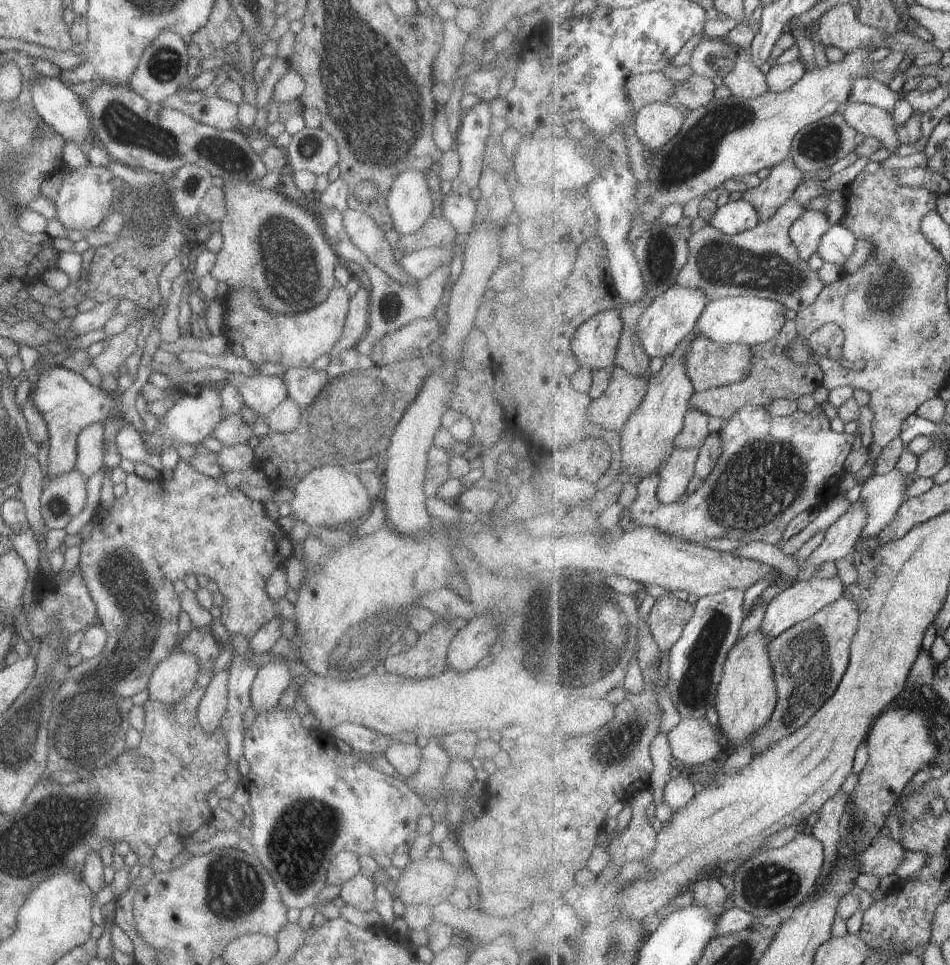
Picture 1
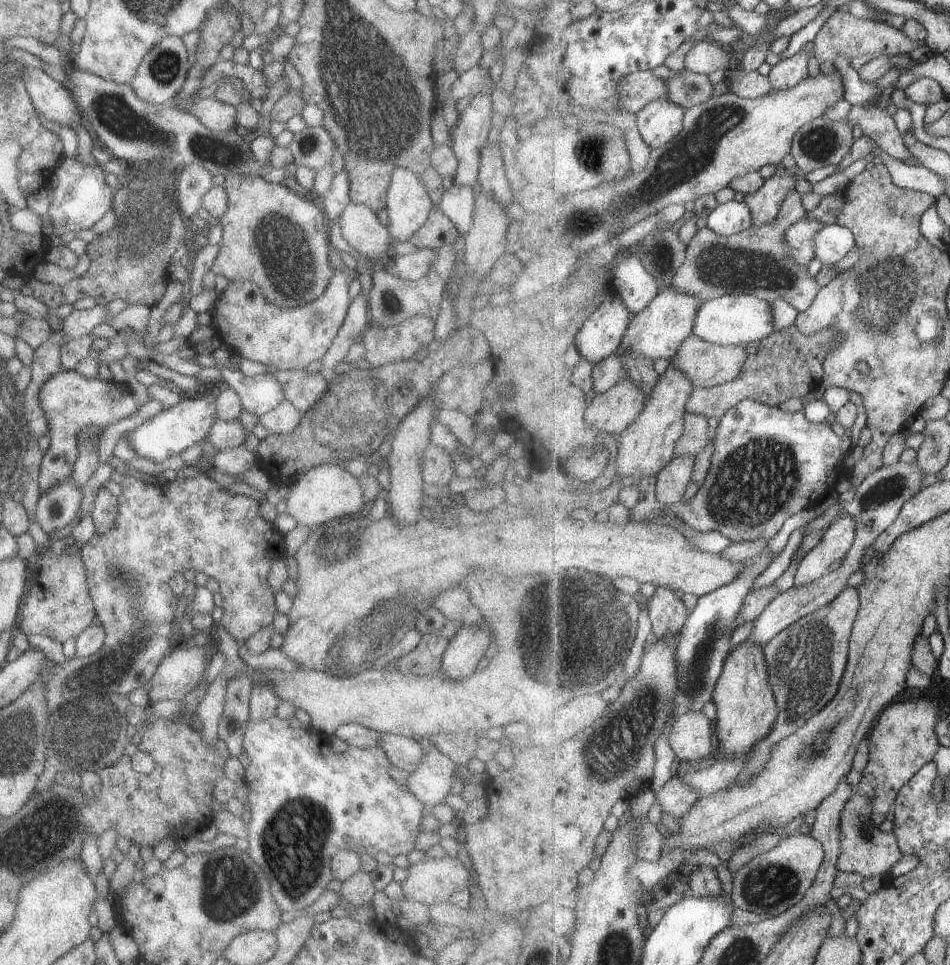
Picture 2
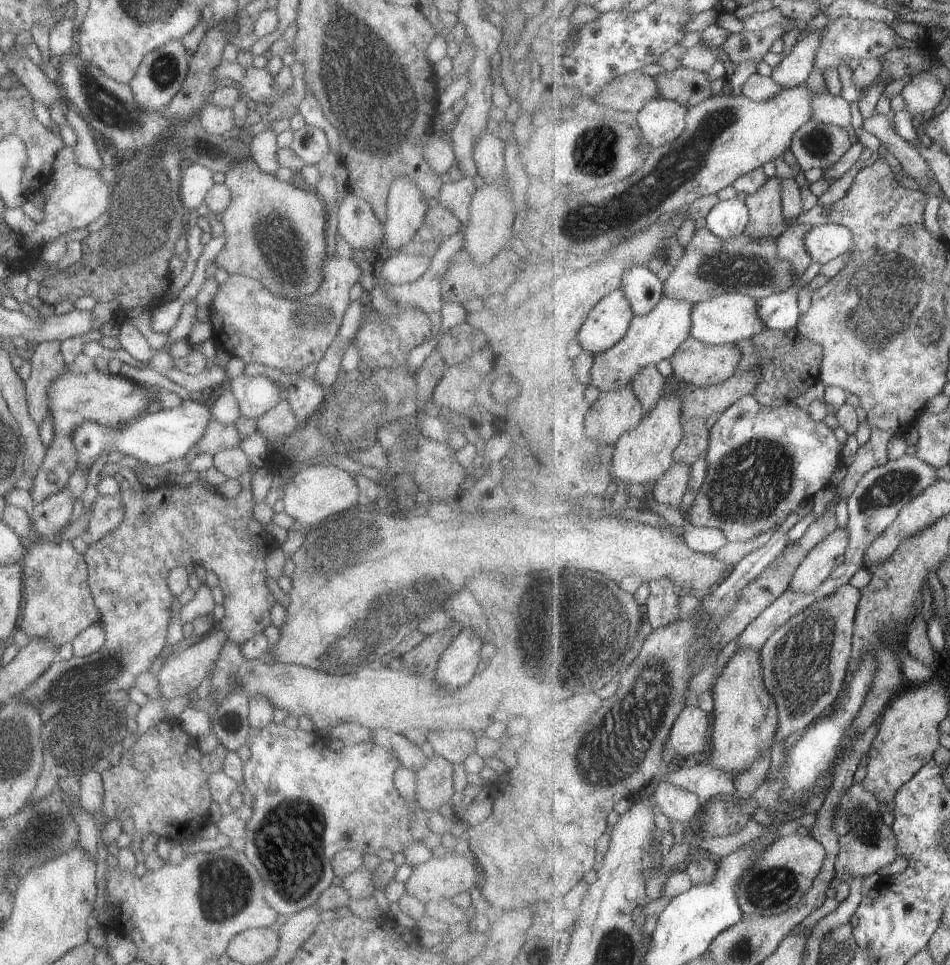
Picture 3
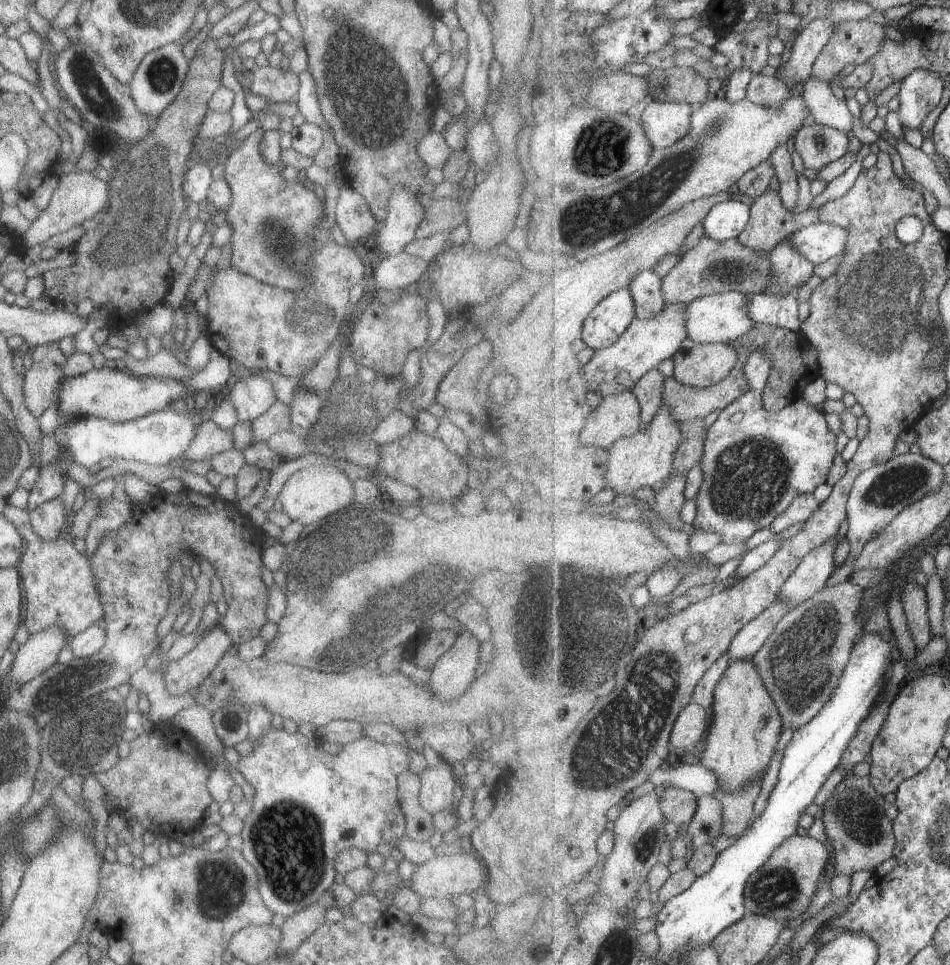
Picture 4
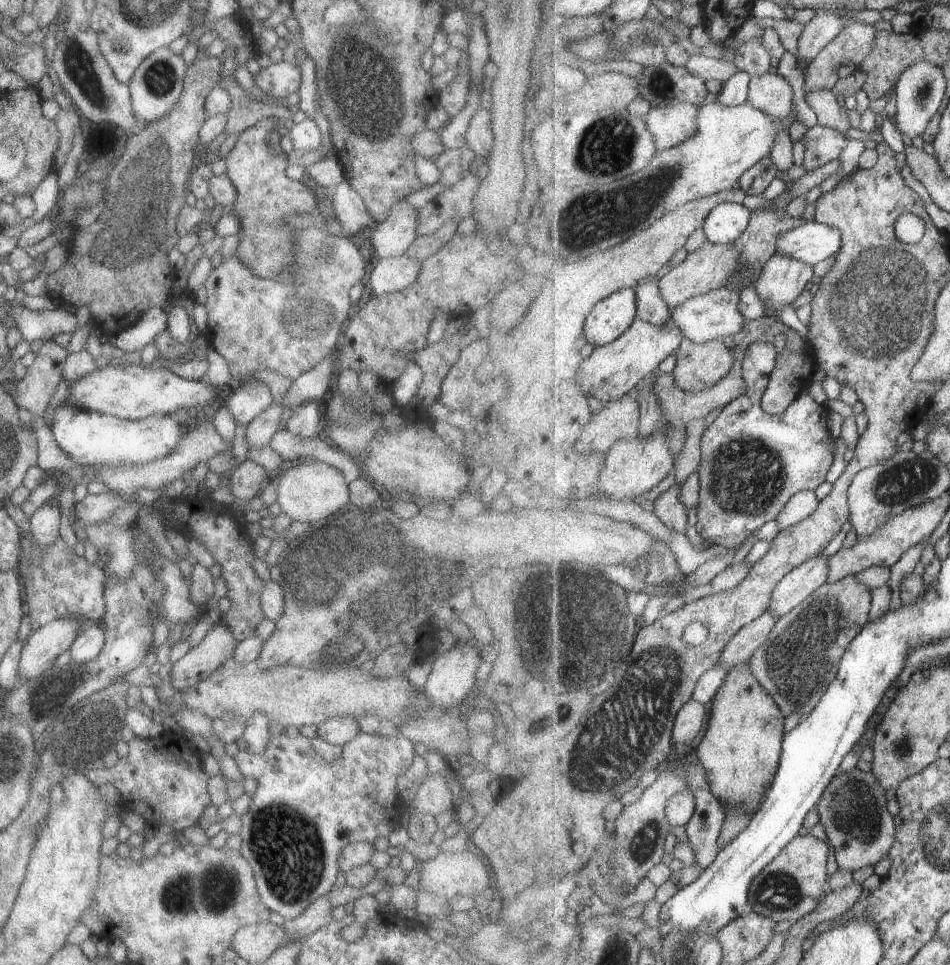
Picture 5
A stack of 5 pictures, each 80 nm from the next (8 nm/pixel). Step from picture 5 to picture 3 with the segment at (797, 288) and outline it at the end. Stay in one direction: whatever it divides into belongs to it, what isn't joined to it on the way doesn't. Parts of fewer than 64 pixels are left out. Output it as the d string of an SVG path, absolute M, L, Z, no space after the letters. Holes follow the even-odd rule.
M793 224L789 230L778 238L777 254L783 262L791 262L797 276L805 274L805 270L814 263L807 246L805 246L805 234L811 230L811 224Z

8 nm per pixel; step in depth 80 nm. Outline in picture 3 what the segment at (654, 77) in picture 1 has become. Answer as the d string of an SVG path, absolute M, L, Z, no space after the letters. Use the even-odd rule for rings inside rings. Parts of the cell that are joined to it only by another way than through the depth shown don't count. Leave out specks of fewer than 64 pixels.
M643 72L625 74L611 80L599 92L599 104L615 111L639 113L649 102L660 98L661 90L651 76Z

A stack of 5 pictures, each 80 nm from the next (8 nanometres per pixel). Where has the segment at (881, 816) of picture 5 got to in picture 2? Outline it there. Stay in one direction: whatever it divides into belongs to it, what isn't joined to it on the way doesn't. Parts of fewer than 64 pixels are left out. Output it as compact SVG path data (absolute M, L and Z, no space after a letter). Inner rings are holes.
M855 792L854 796L847 802L845 810L843 810L843 817L841 820L841 856L839 856L839 863L837 864L840 871L845 873L857 872L863 877L880 876L882 879L889 878L889 870L901 862L903 858L902 851L899 848L897 836L892 832L884 832L879 829L879 824L874 818L874 803L871 798L867 798L865 794L858 794Z

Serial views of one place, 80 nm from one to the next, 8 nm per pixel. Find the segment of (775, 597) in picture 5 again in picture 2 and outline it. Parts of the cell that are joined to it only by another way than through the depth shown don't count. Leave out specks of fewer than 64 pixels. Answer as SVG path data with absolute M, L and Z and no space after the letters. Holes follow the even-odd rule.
M844 514L835 519L825 530L822 540L798 564L795 582L809 586L818 578L829 574L834 560L845 560L856 539L856 520Z

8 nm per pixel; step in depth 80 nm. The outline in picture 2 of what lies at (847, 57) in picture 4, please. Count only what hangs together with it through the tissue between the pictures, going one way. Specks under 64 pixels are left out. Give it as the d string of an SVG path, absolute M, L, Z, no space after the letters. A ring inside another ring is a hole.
M835 10L827 19L823 28L817 33L815 39L815 54L820 62L835 62L839 55L854 57L863 54L881 55L915 55L920 51L925 51L926 39L911 40L907 34L896 29L889 23L873 21L871 19L862 19L846 10Z

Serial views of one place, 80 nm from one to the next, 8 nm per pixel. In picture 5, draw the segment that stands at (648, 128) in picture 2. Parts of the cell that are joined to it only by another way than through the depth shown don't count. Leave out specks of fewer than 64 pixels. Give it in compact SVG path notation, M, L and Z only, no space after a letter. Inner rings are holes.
M691 103L665 108L651 108L645 116L647 127L655 136L658 151L674 148L698 132L700 106Z

